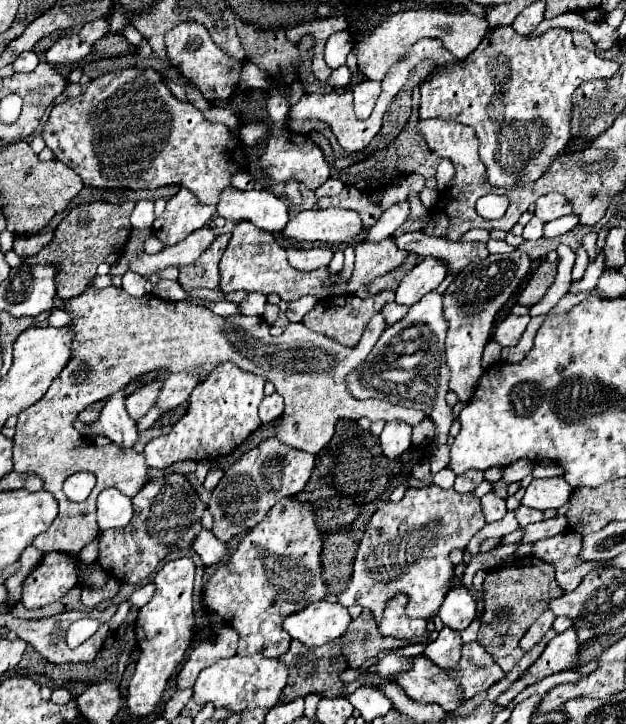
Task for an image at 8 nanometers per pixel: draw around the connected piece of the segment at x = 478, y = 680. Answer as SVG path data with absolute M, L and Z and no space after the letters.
M476 641L462 647L460 671L448 671L454 679L460 679L464 699L472 699L480 691L488 691L494 683L504 679L504 671Z

